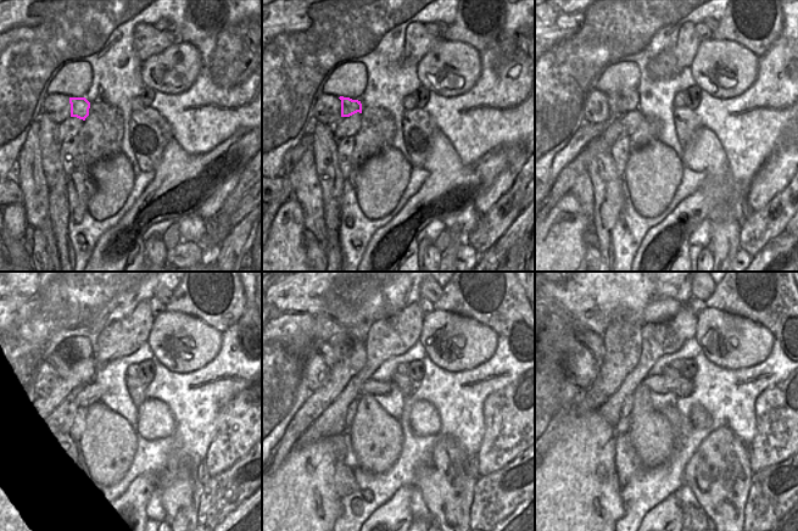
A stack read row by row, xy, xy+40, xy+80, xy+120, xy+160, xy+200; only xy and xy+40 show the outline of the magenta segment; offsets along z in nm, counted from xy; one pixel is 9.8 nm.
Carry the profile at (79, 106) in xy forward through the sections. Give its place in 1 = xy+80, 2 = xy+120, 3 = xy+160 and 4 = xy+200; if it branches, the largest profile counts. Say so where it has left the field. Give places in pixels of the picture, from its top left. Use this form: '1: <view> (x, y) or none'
1: xy+80 (613, 99)
2: xy+120 (61, 364)
3: xy+160 (338, 347)
4: xy+200 (592, 341)

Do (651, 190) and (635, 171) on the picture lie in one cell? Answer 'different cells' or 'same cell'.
same cell

